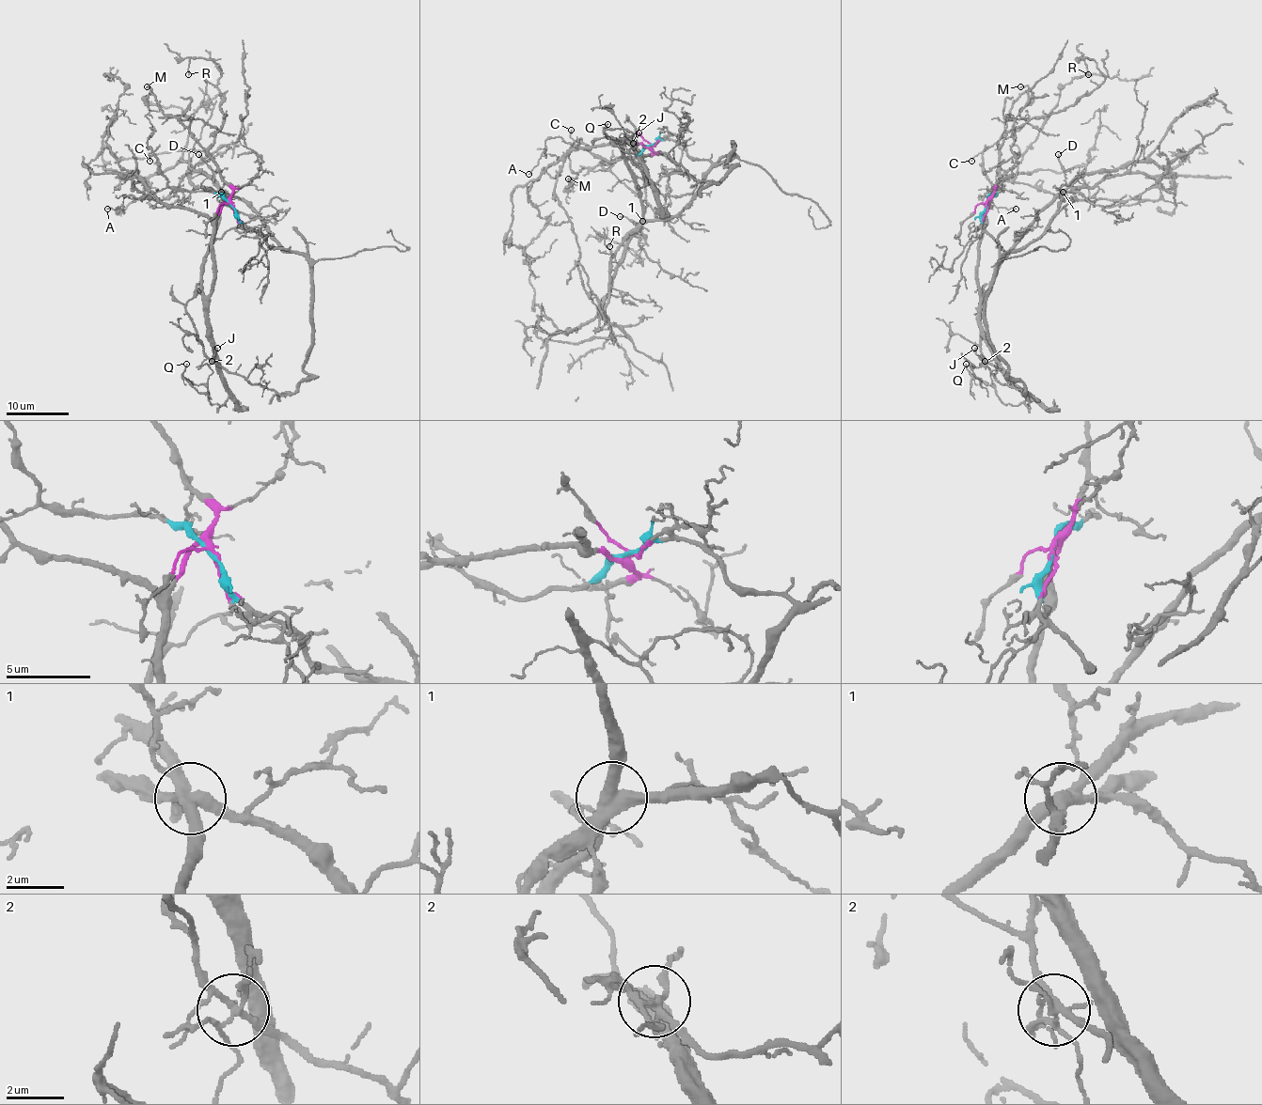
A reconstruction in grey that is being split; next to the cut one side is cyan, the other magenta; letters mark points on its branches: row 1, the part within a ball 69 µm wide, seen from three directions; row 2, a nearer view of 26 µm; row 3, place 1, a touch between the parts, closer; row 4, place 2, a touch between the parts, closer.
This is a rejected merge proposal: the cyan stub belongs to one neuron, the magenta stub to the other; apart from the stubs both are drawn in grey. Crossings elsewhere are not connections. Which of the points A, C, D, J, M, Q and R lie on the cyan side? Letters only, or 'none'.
A, C

